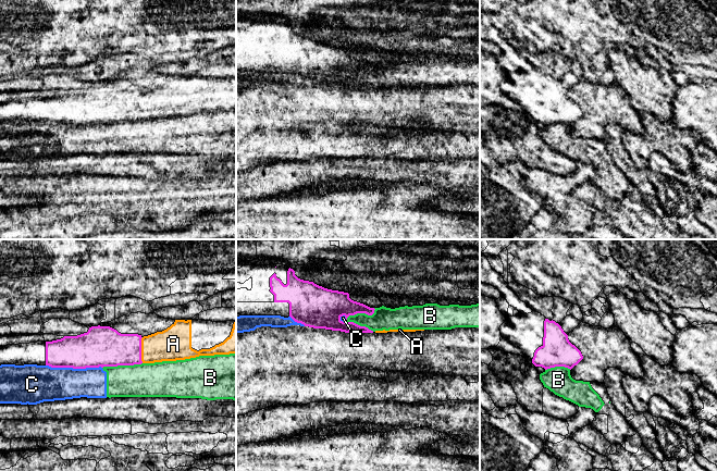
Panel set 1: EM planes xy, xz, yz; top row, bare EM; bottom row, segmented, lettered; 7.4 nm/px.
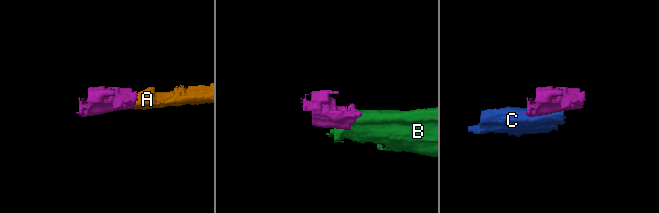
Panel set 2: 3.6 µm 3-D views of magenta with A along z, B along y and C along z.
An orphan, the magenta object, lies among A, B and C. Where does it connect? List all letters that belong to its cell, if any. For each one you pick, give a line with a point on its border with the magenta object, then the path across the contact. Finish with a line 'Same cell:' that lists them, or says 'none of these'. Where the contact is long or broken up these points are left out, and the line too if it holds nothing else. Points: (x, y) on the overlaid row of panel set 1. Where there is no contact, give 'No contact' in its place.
A: Touches magenta at xy (140, 350). Path across: xy (107, 347), (140, 350), (173, 344)
Same cell: A

